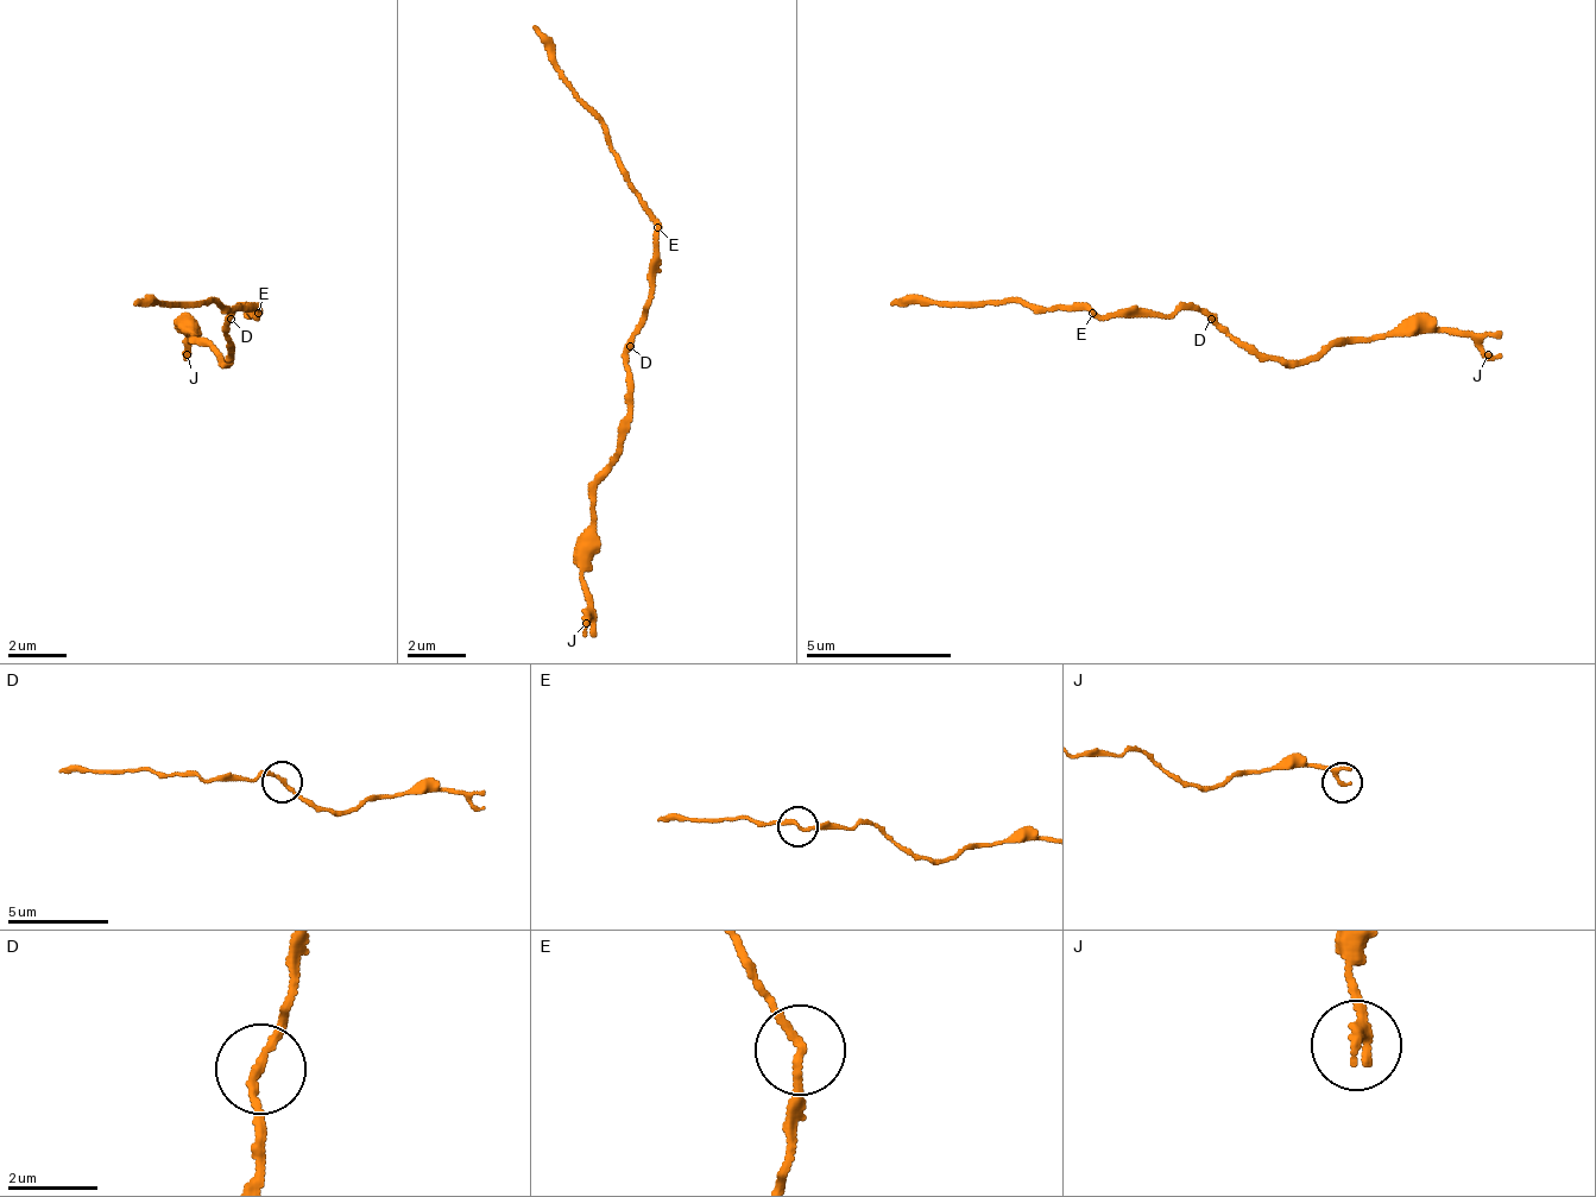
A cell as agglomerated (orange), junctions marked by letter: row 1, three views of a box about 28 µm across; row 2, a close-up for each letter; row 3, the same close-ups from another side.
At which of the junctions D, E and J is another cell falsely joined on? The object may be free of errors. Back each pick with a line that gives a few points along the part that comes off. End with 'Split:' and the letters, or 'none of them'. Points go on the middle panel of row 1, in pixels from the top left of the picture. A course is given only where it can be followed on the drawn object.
E: foreign part runs (660, 230), (535, 25)
Split: E

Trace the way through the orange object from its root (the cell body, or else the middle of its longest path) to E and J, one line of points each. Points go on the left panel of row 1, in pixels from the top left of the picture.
E: (238, 312), (245, 312), (252, 319), (260, 312)
J: (238, 312), (231, 312), (231, 354), (224, 363), (202, 340), (194, 340), (187, 333), (187, 354)

